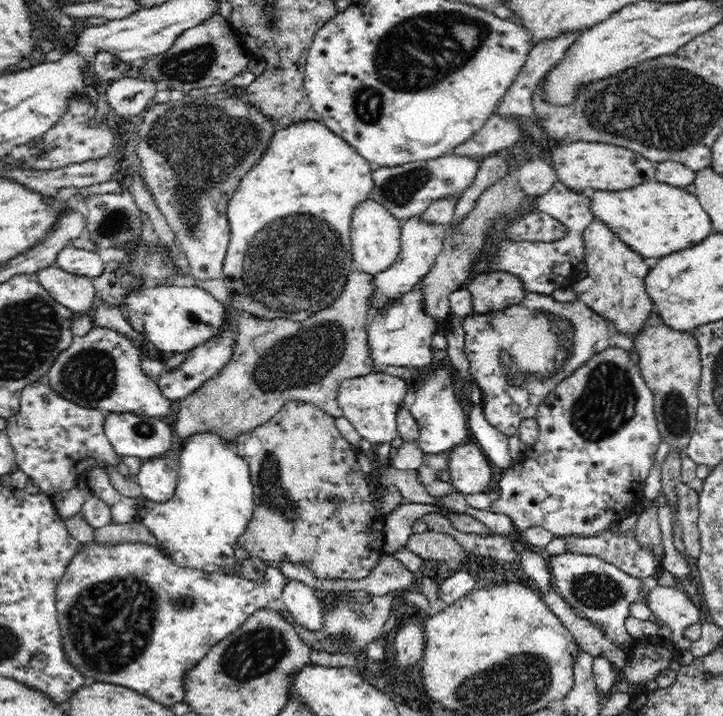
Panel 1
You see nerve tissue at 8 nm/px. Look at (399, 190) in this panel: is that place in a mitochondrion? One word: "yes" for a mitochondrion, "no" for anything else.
yes

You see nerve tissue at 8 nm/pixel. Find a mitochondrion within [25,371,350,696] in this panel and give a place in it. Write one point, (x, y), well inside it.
(111, 623)

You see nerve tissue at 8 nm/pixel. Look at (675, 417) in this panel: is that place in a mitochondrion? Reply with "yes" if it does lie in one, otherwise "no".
yes

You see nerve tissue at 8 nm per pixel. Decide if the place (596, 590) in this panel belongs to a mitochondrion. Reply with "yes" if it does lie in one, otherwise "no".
yes

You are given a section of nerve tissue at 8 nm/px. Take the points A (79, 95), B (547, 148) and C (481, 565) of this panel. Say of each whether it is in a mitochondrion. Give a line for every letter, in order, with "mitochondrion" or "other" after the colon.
A: other
B: other
C: other

